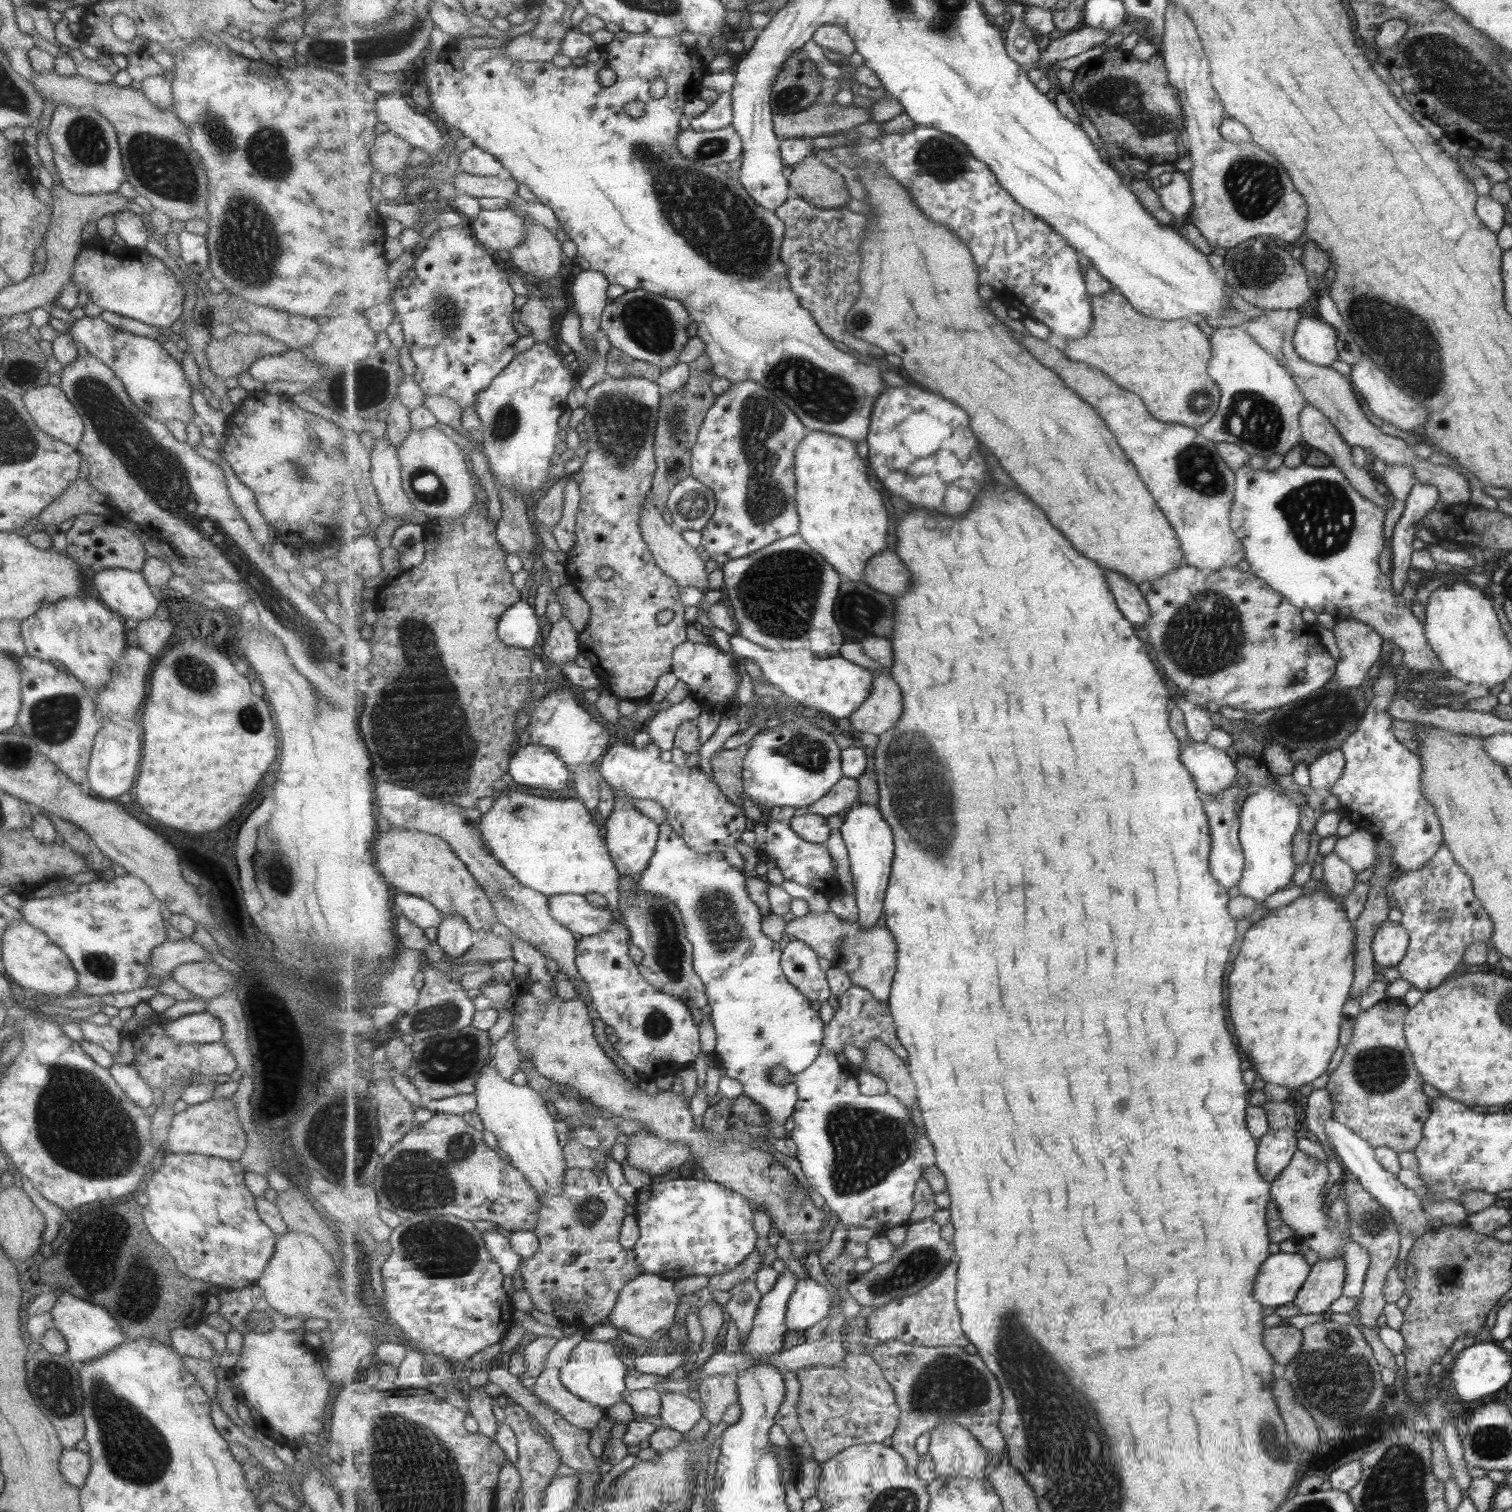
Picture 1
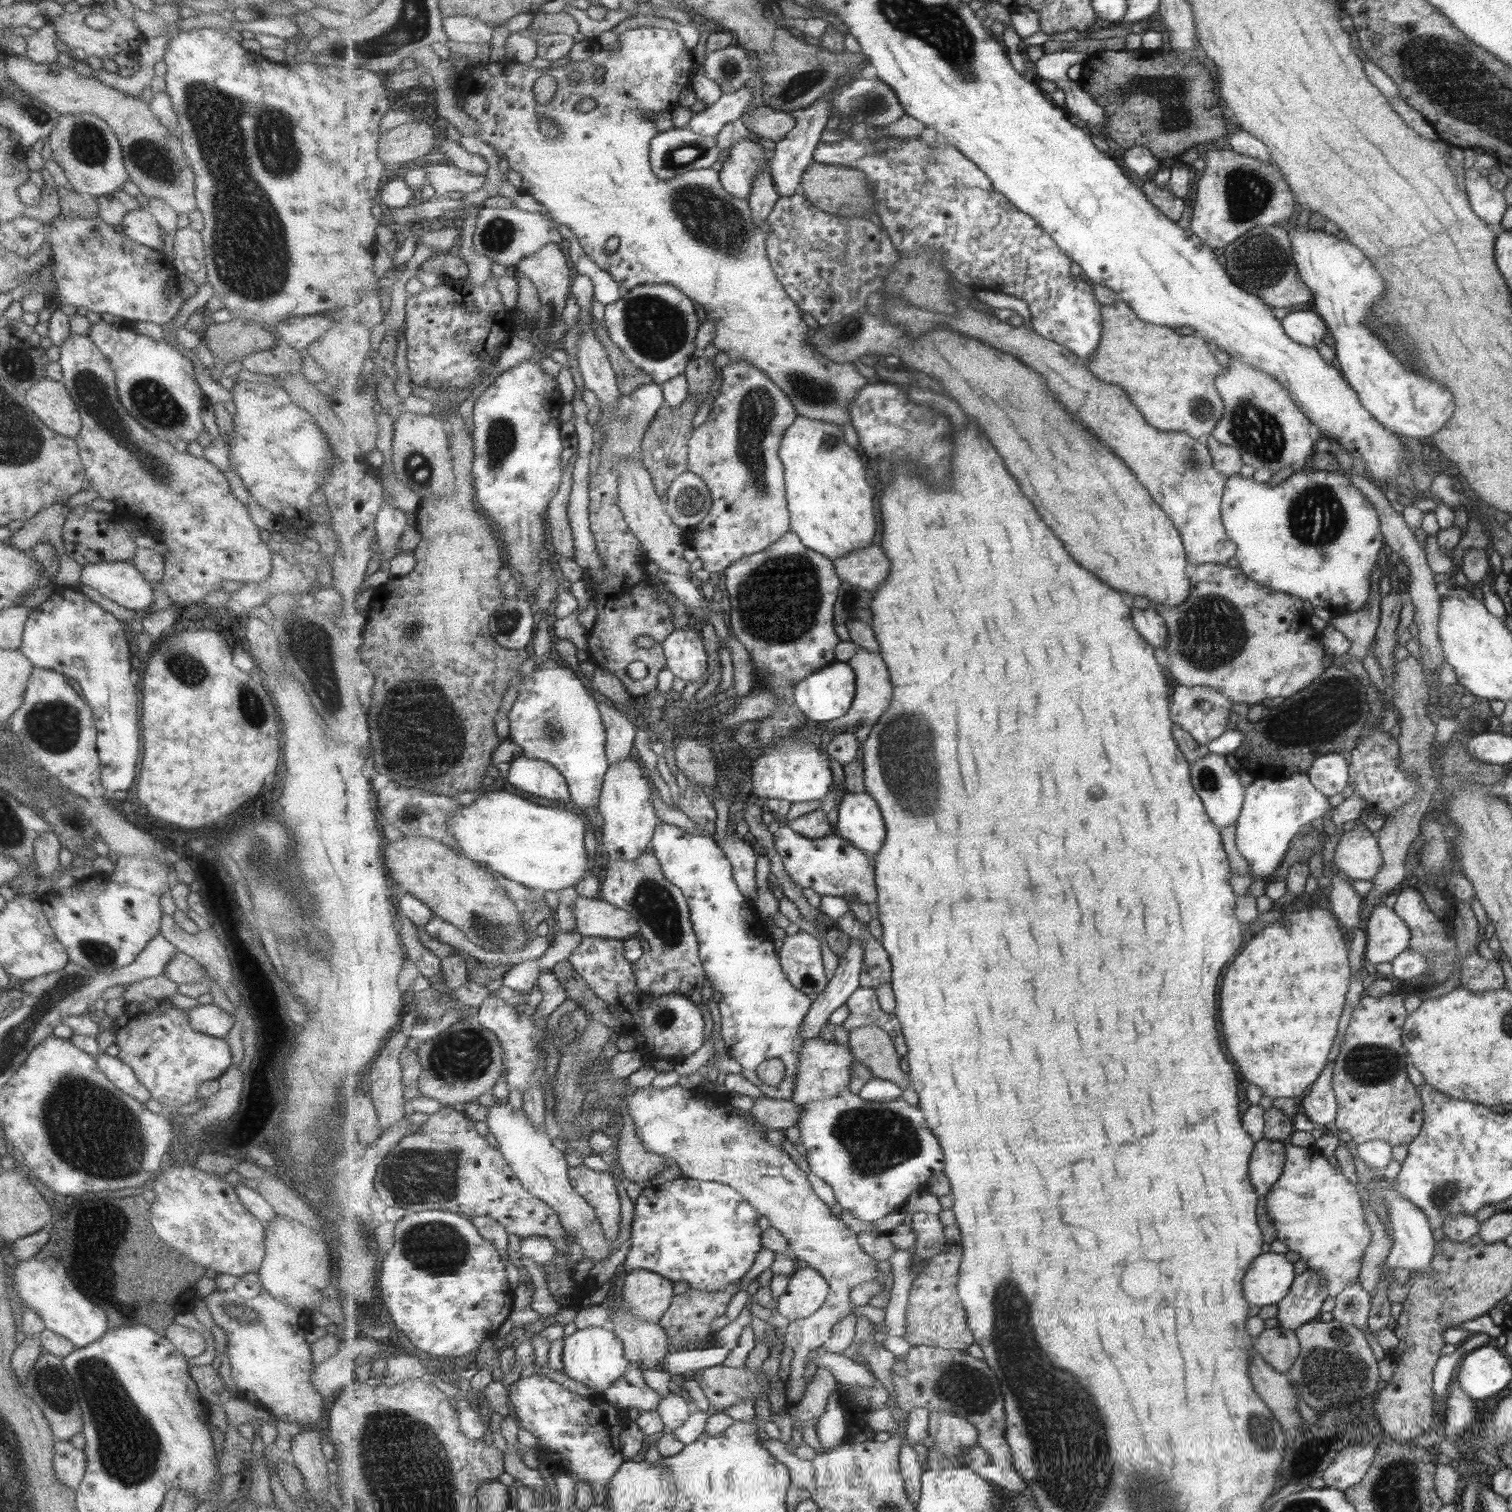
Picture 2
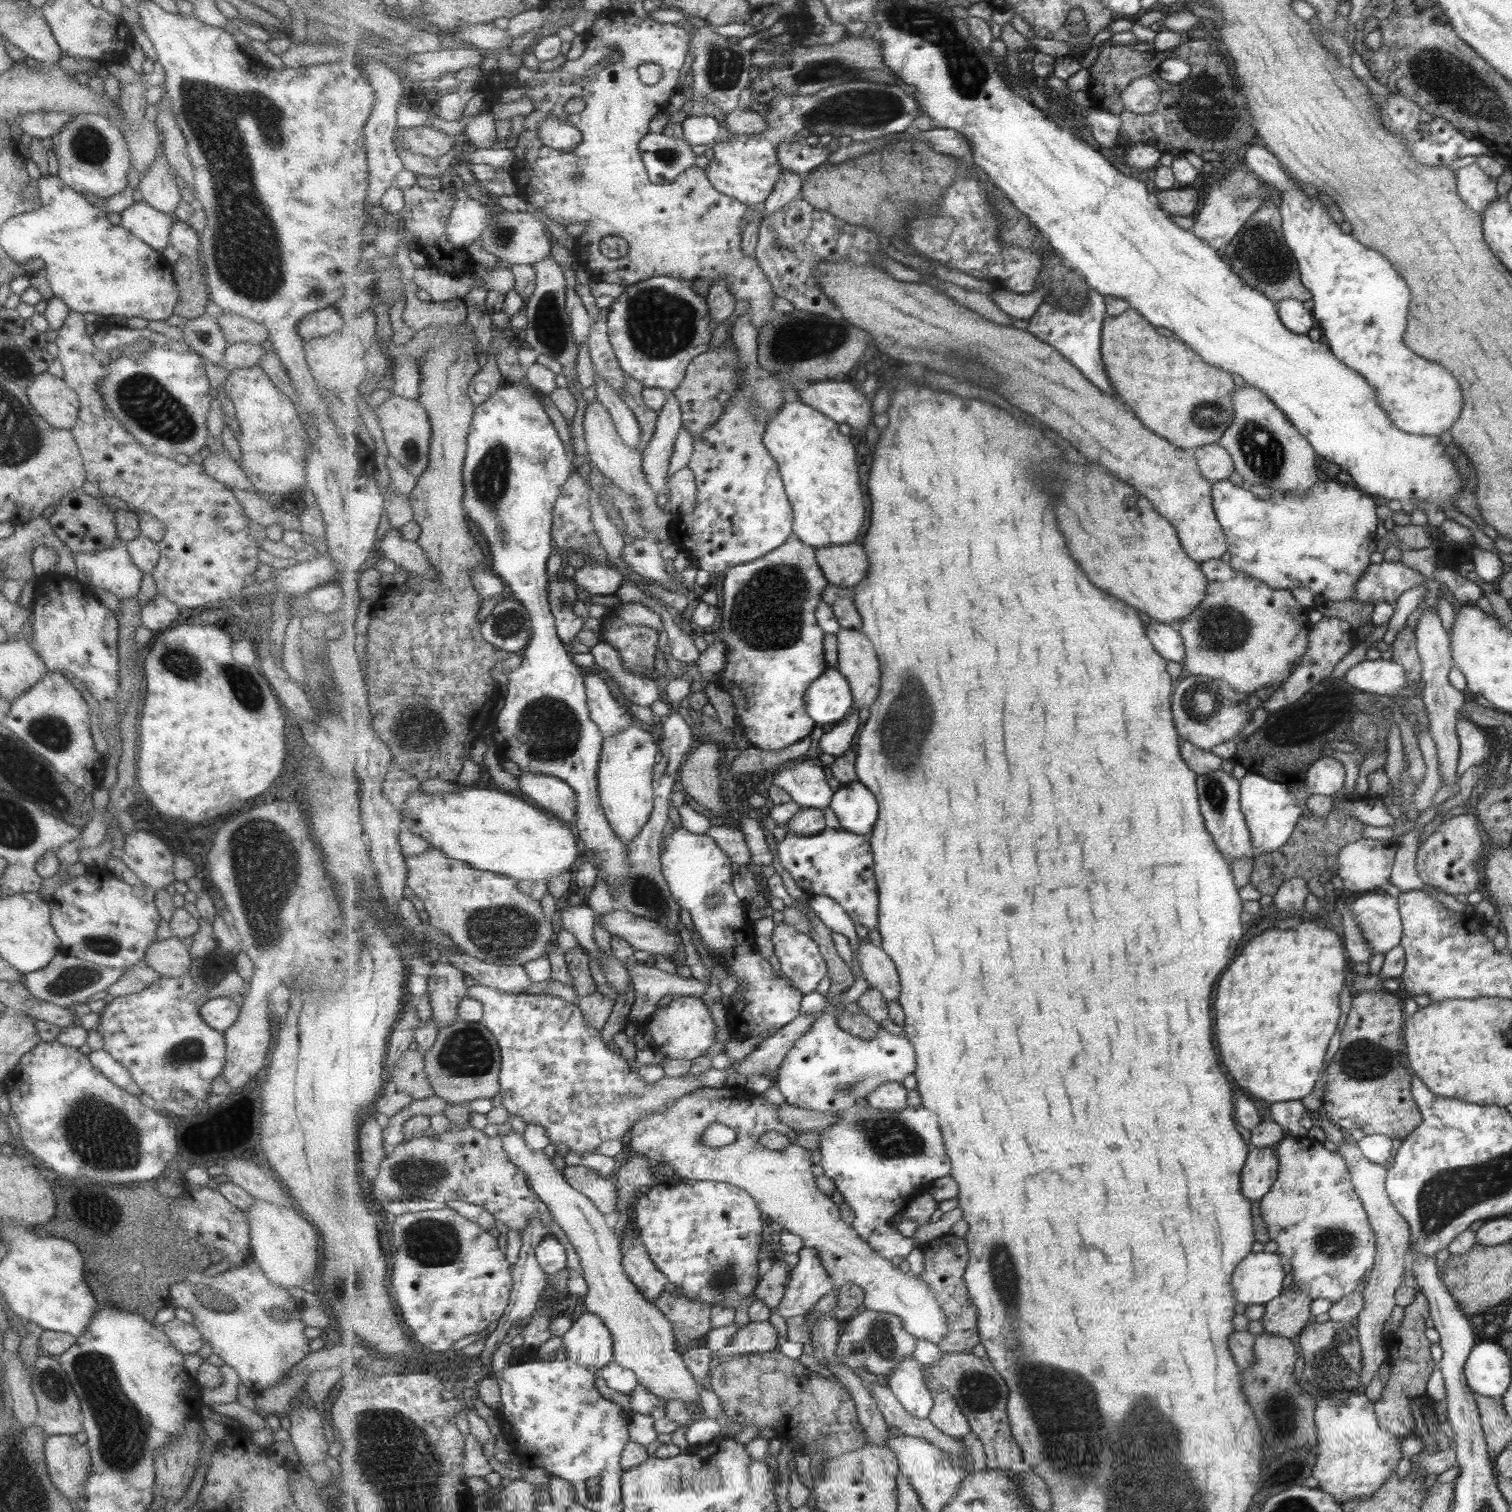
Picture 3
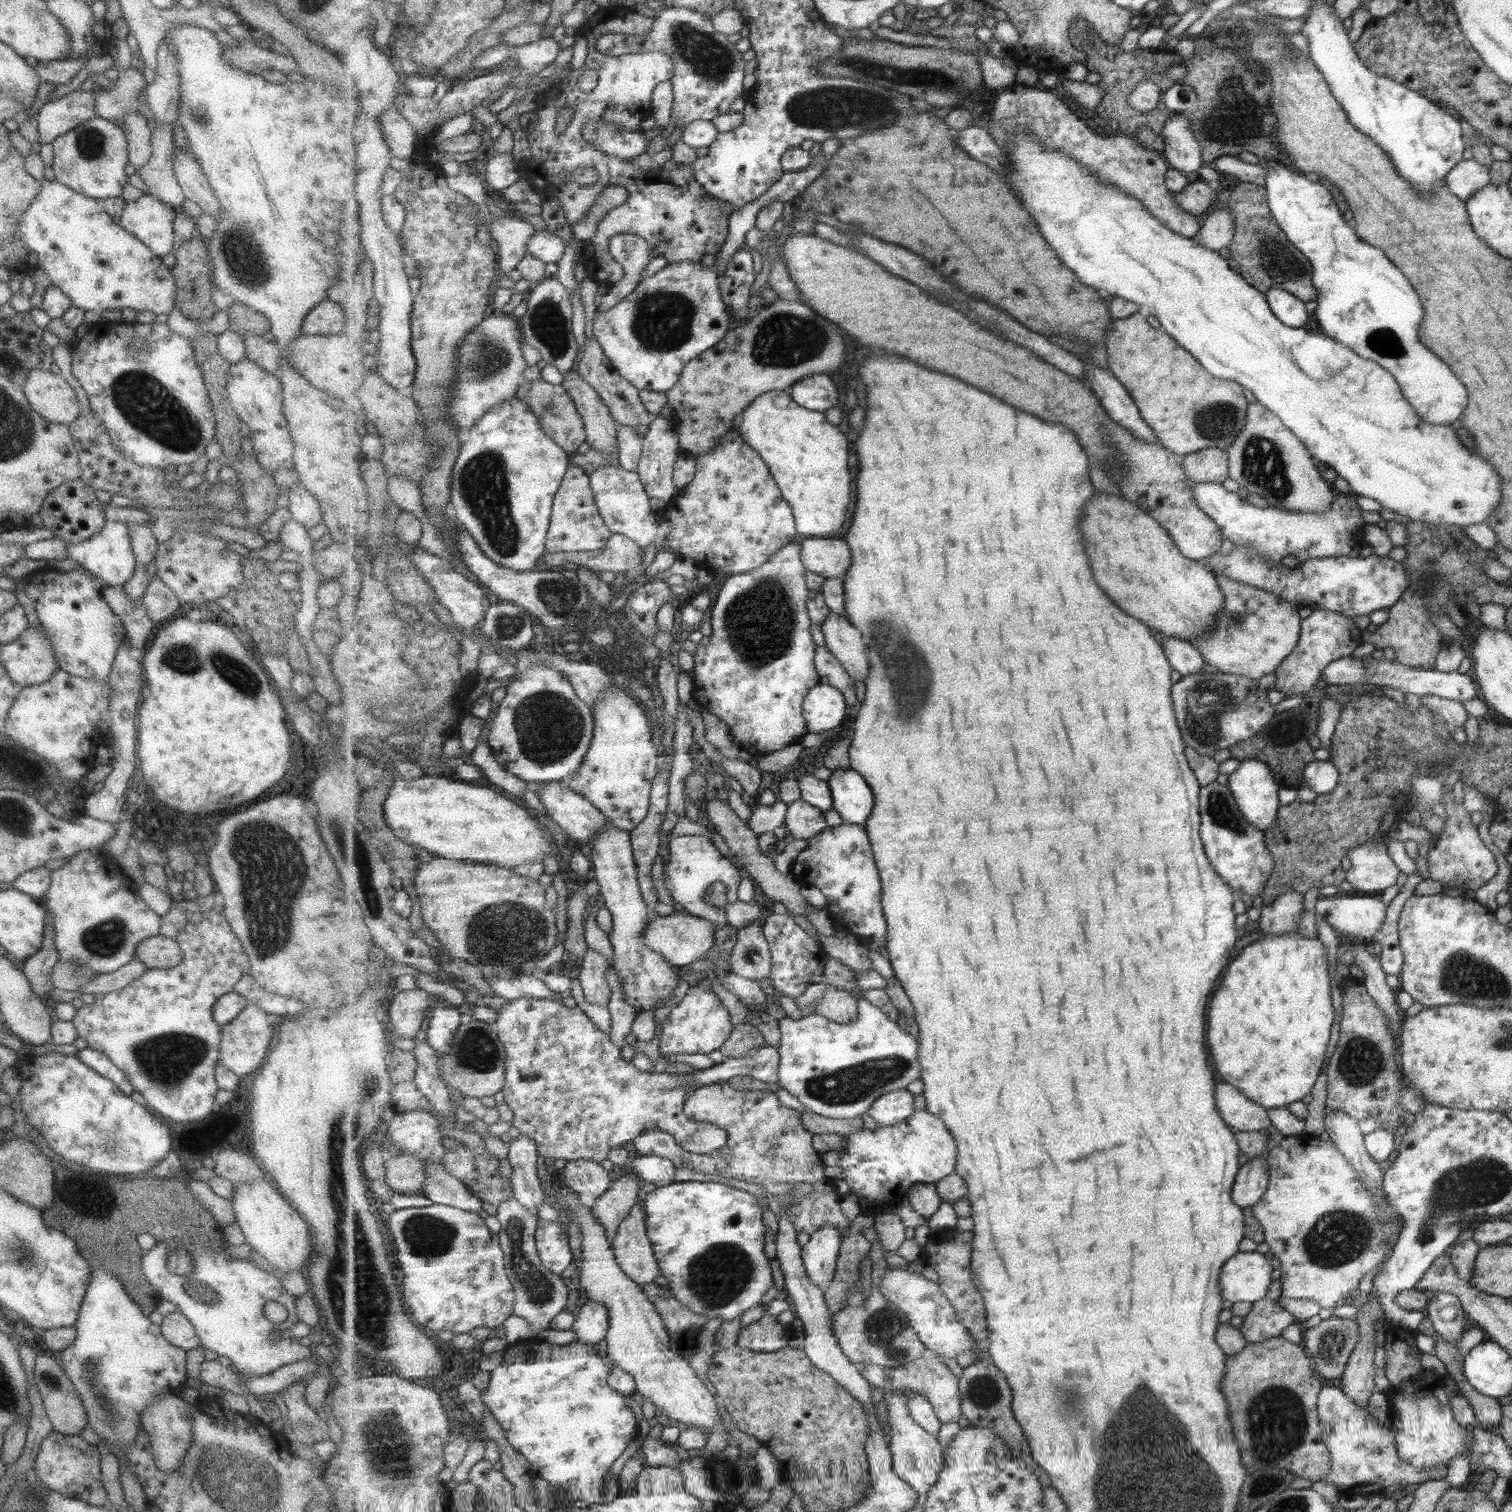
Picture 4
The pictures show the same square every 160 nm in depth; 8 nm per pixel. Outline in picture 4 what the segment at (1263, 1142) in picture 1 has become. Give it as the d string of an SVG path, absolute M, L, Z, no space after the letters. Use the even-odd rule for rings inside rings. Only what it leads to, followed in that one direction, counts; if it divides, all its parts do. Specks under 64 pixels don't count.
M1262 1155L1247 1159L1237 1172L1236 1183L1232 1186L1233 1204L1242 1209L1259 1203L1268 1184L1268 1164Z

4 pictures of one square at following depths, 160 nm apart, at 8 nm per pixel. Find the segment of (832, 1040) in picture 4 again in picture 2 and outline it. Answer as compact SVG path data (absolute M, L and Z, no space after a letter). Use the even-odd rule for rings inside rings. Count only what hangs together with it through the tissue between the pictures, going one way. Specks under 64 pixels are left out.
M817 1037L807 1039L805 1048L800 1052L799 1066L794 1080L794 1097L790 1101L805 1105L810 1102L829 1100L836 1094L840 1094L853 1080L851 1066L854 1060L857 1060L854 1052L843 1044L837 1044L836 1041L817 1040Z

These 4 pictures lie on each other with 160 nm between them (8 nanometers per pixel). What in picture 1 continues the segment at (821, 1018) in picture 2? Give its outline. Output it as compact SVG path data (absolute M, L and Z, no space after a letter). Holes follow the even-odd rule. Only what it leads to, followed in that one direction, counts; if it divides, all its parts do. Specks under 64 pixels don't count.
M862 804L849 810L839 829L850 854L861 927L873 929L885 912L886 892L896 851L894 830L885 820L882 810L874 804Z

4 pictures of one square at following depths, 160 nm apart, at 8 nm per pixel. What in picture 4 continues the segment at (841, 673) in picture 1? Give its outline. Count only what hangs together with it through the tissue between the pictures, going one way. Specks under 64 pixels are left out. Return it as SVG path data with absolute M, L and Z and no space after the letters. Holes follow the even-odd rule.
M831 684L812 688L804 703L804 717L809 733L821 734L837 728L847 714L846 696Z

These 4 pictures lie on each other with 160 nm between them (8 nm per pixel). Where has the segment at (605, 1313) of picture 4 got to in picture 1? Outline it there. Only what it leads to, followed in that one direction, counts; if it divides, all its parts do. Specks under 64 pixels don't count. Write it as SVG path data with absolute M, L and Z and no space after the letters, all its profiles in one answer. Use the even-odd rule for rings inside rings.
M583 1339L578 1345L569 1345L571 1356L568 1363L560 1369L562 1384L581 1400L607 1410L623 1400L625 1376L628 1364L619 1358L619 1349L613 1342Z

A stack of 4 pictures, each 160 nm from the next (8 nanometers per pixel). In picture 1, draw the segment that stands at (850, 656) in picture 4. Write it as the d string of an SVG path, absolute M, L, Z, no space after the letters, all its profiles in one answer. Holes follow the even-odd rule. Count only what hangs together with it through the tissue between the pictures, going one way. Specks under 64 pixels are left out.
M883 671L872 673L873 690L869 700L847 719L855 731L881 736L899 720L905 702L903 691L892 675Z

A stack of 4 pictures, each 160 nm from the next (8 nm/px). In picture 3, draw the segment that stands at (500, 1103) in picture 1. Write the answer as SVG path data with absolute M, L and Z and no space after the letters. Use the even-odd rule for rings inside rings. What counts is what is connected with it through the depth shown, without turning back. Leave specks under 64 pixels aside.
M510 1129L507 1134L501 1137L501 1142L503 1142L503 1150L509 1154L511 1162L514 1162L521 1171L525 1172L531 1188L551 1209L555 1222L559 1224L575 1248L582 1267L583 1278L588 1286L587 1294L584 1297L587 1310L597 1313L613 1333L614 1361L632 1370L637 1375L639 1384L647 1387L655 1396L665 1399L665 1401L678 1400L684 1404L700 1404L703 1387L701 1388L699 1381L693 1378L682 1354L677 1353L673 1324L669 1322L668 1316L665 1316L665 1313L655 1303L652 1303L630 1279L623 1265L624 1253L620 1243L621 1238L612 1225L608 1224L607 1216L587 1196L569 1184L564 1171L557 1170L545 1152L531 1150L523 1134L519 1135Z

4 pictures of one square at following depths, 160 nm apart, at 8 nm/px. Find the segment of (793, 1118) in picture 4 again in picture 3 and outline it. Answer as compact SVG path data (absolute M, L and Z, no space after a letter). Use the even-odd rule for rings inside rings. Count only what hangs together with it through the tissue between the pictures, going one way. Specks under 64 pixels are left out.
M721 1087L721 1088L700 1088L670 1102L664 1110L657 1114L645 1116L634 1126L628 1135L627 1140L631 1151L646 1156L655 1166L659 1163L667 1163L676 1168L679 1177L695 1179L698 1181L715 1181L720 1183L731 1183L732 1185L745 1189L748 1194L757 1202L763 1215L768 1216L773 1222L781 1224L789 1232L803 1237L804 1246L817 1250L818 1256L825 1265L834 1282L834 1289L823 1296L814 1308L805 1316L809 1328L810 1340L812 1342L812 1328L814 1322L821 1315L831 1315L838 1305L838 1290L847 1283L858 1284L866 1292L867 1300L865 1305L871 1310L879 1312L890 1312L902 1318L906 1325L907 1332L915 1338L925 1339L936 1345L941 1344L949 1334L950 1324L948 1314L941 1306L940 1300L932 1291L930 1284L925 1282L921 1276L904 1273L899 1267L893 1266L893 1262L881 1254L878 1254L871 1244L861 1239L861 1236L851 1227L848 1221L843 1219L840 1213L840 1205L833 1202L831 1195L823 1194L817 1186L815 1174L813 1174L813 1156L809 1149L797 1144L797 1130L785 1124L780 1119L780 1105L775 1104L763 1094L749 1092L746 1088ZM719 1122L737 1131L737 1140L727 1148L711 1148L705 1146L700 1140L702 1132L708 1124ZM775 1130L789 1139L792 1143L783 1150L769 1150L759 1143L765 1132Z

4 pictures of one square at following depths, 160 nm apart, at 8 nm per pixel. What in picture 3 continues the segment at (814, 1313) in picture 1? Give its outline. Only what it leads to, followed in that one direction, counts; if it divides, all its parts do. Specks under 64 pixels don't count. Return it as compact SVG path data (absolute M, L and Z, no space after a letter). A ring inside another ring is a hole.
M804 1246L800 1250L799 1261L790 1273L785 1298L776 1310L784 1319L806 1316L834 1289L833 1279L818 1256L820 1254L815 1249Z

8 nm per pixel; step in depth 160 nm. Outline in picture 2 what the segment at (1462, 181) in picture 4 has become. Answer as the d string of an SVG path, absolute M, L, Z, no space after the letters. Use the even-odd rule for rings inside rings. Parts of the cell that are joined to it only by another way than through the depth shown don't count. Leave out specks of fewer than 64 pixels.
M1481 153L1474 156L1473 164L1465 171L1465 184L1472 211L1485 224L1496 229L1500 228L1501 219L1508 206L1502 191L1489 184L1485 170L1498 163L1495 157Z

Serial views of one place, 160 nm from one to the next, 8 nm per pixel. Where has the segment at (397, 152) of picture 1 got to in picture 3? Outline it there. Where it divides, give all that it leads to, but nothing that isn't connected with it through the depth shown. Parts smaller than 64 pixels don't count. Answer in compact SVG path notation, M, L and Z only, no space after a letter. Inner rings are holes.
M423 125L412 129L402 129L403 140L401 146L404 149L417 151L425 156L437 159L448 150L455 148L454 137L444 134L431 126Z

